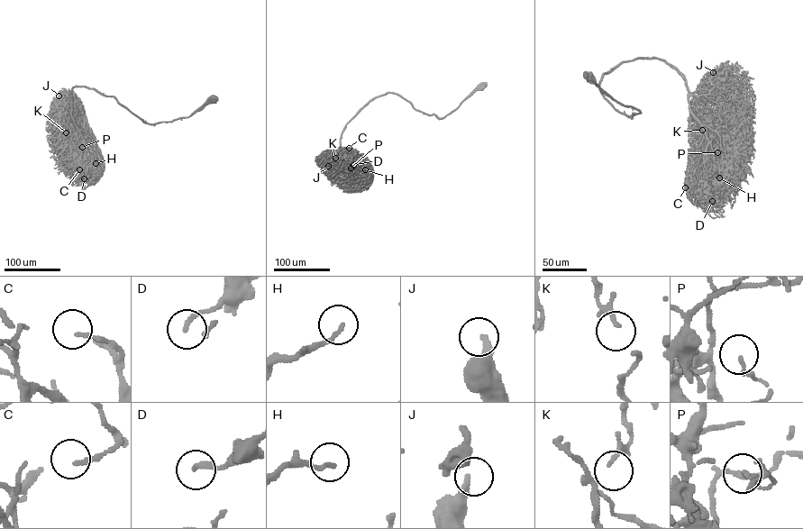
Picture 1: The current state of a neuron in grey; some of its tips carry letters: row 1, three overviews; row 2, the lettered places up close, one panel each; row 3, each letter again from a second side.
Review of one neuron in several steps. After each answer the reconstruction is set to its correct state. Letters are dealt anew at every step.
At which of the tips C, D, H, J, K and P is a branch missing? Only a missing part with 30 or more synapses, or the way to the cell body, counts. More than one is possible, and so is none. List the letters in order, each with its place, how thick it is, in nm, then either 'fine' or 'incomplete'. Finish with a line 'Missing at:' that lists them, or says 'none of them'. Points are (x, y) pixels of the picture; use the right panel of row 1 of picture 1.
C: place (685, 187); calibre 140 nm; fine
D: place (712, 201); calibre 160 nm; fine
H: place (719, 177); calibre 160 nm; fine
J: place (713, 72); calibre 280 nm; incomplete
K: place (702, 130); calibre 90 nm; fine
P: place (717, 152); calibre 160 nm; fine
Missing at: J

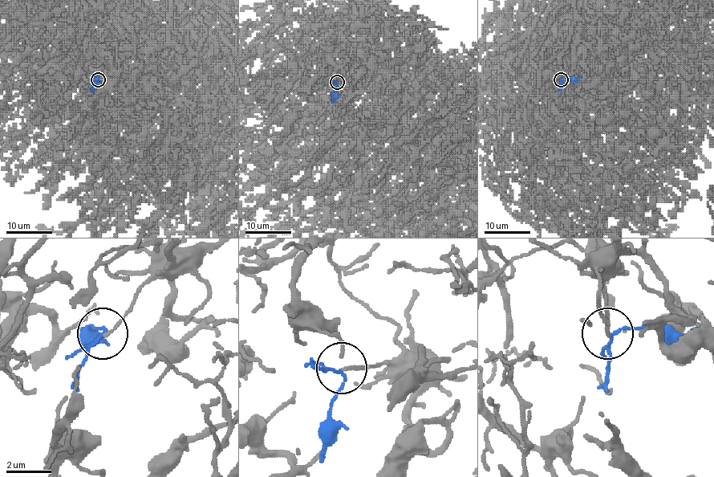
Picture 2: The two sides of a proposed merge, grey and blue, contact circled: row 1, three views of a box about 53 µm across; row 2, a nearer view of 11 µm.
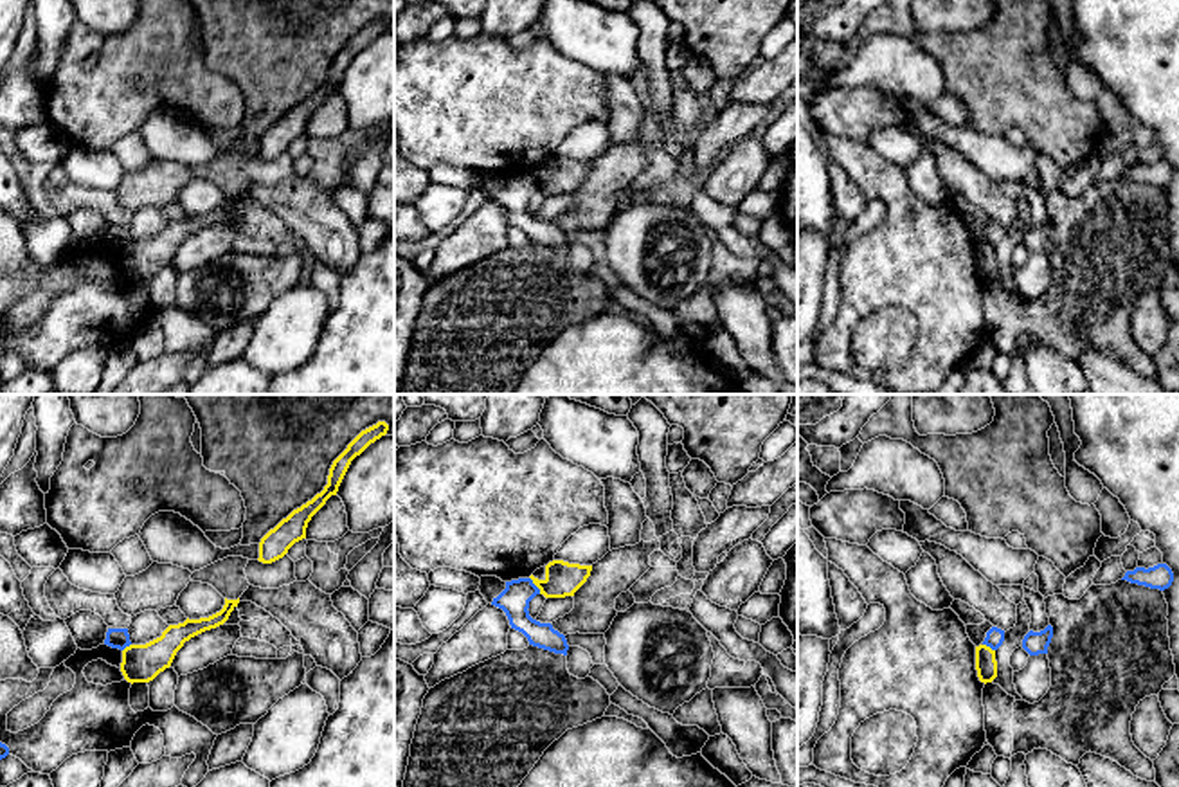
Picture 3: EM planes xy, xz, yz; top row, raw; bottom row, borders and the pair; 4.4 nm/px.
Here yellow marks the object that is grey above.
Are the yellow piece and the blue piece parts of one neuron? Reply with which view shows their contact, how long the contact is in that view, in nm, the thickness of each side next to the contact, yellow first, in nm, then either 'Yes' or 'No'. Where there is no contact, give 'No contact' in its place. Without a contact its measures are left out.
Touches yellow in xz. Shared border 90 nm. Thickness 160 nm (yellow) against 140 nm. No

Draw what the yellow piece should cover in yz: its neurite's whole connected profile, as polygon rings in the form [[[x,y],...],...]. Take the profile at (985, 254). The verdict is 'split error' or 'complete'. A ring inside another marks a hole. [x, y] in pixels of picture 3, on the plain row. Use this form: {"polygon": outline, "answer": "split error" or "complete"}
{"polygon": [[[986,241],[976,243],[976,267],[981,279],[992,279],[997,274],[995,247]]], "answer": "complete"}

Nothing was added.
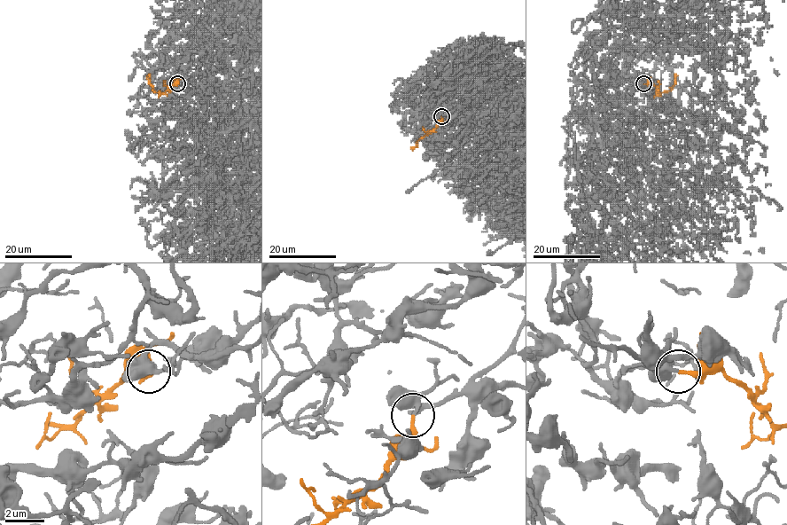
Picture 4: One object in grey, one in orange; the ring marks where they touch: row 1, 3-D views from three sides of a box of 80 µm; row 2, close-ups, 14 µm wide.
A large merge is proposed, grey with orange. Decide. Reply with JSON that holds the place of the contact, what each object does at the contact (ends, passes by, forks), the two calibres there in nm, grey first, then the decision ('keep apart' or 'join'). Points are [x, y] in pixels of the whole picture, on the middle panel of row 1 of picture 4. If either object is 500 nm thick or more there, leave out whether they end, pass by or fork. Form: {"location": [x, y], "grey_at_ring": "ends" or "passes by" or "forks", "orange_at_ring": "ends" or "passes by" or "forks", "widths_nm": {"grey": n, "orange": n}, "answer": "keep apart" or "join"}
{"location": [441, 116], "grey_at_ring": "ends", "orange_at_ring": "ends", "widths_nm": {"grey": 320, "orange": 220}, "answer": "join"}

